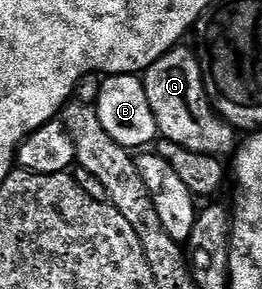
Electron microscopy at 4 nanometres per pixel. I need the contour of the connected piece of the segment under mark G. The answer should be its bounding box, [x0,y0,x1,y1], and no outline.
[144,45,240,156]

